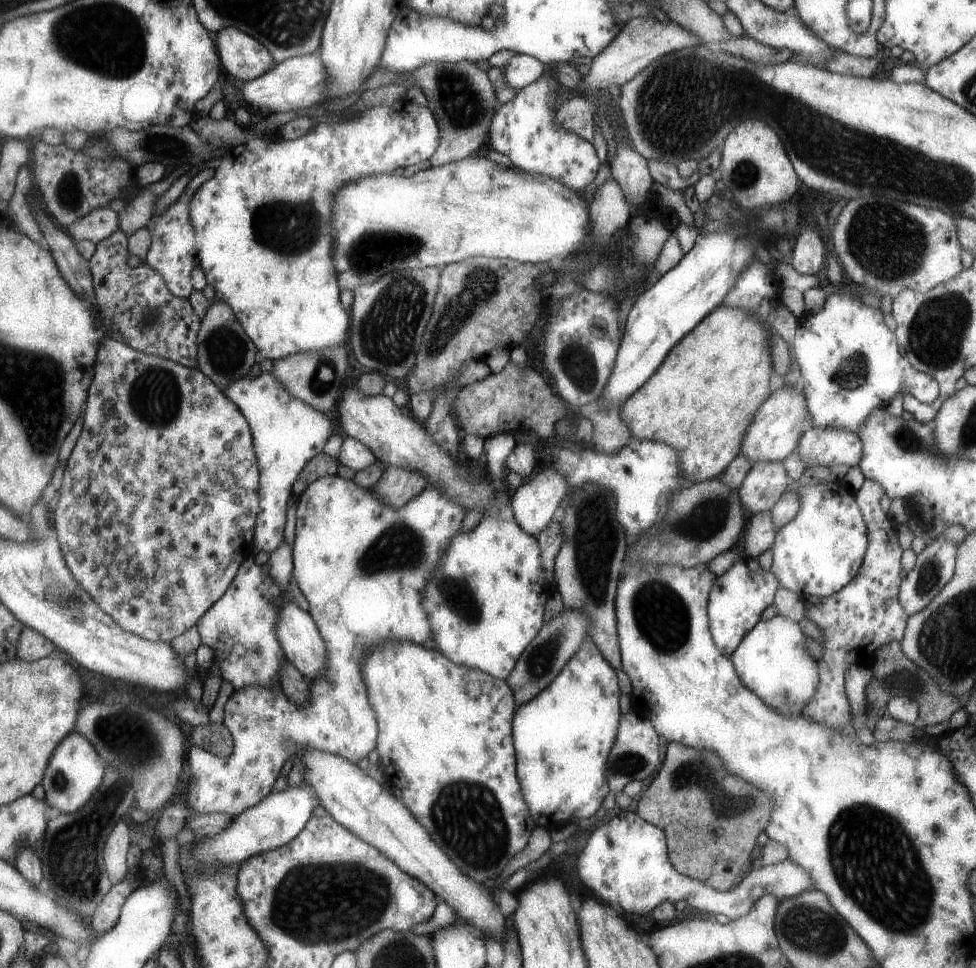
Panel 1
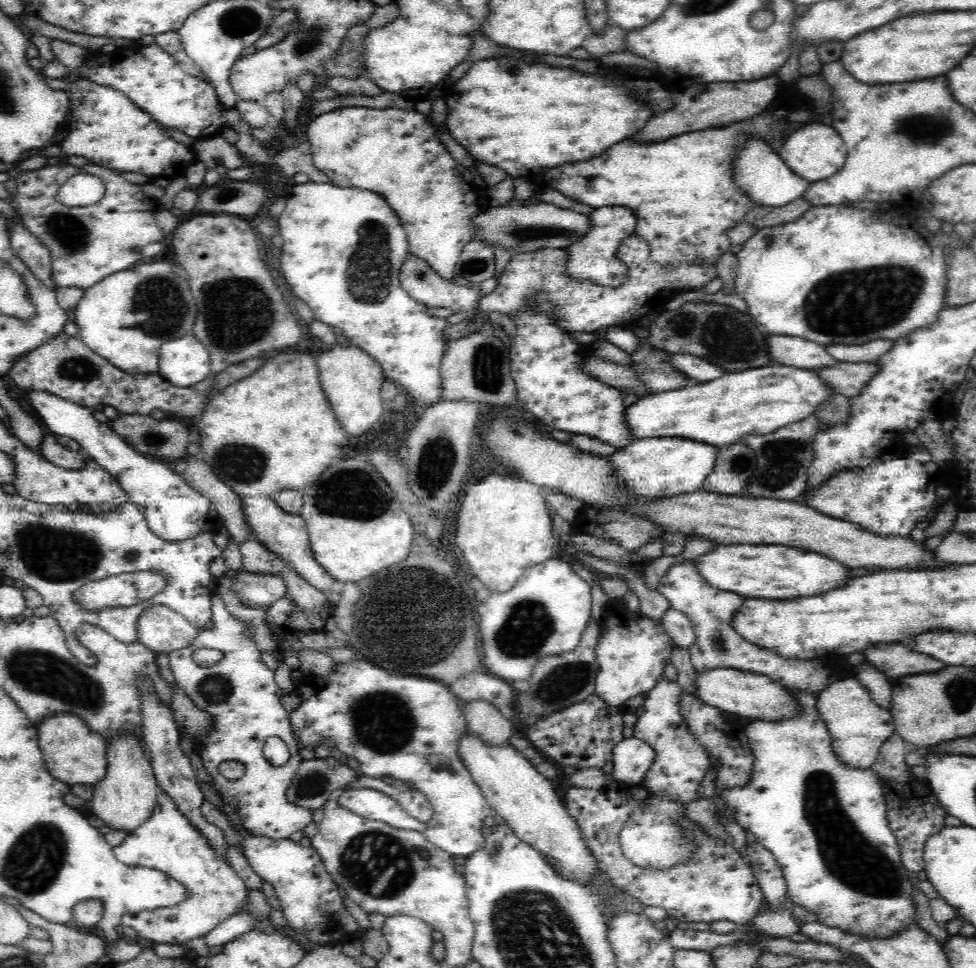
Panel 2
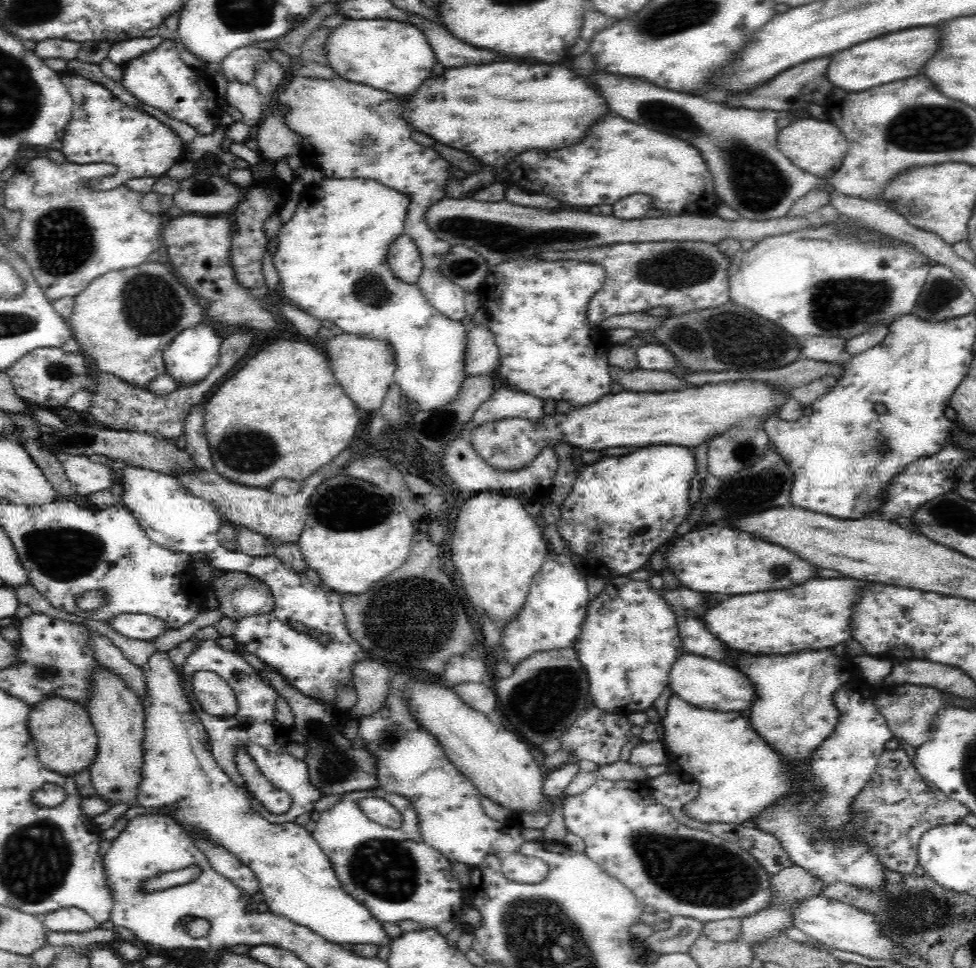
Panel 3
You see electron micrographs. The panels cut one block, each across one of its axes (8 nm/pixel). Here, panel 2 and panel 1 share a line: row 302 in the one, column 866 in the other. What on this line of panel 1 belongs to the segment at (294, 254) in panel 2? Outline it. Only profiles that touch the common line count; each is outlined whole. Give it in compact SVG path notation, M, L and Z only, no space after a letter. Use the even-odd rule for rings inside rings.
M834 292L827 296L818 312L804 312L798 318L798 323L794 353L802 374L801 389L807 395L809 426L824 428L834 425L835 428L844 428L857 434L867 421L868 414L882 407L882 404L888 404L898 392L904 392L903 396L910 395L925 404L931 404L939 398L939 383L912 366L911 360L902 351L899 338L884 324L884 316L864 300L860 302L858 298Z

